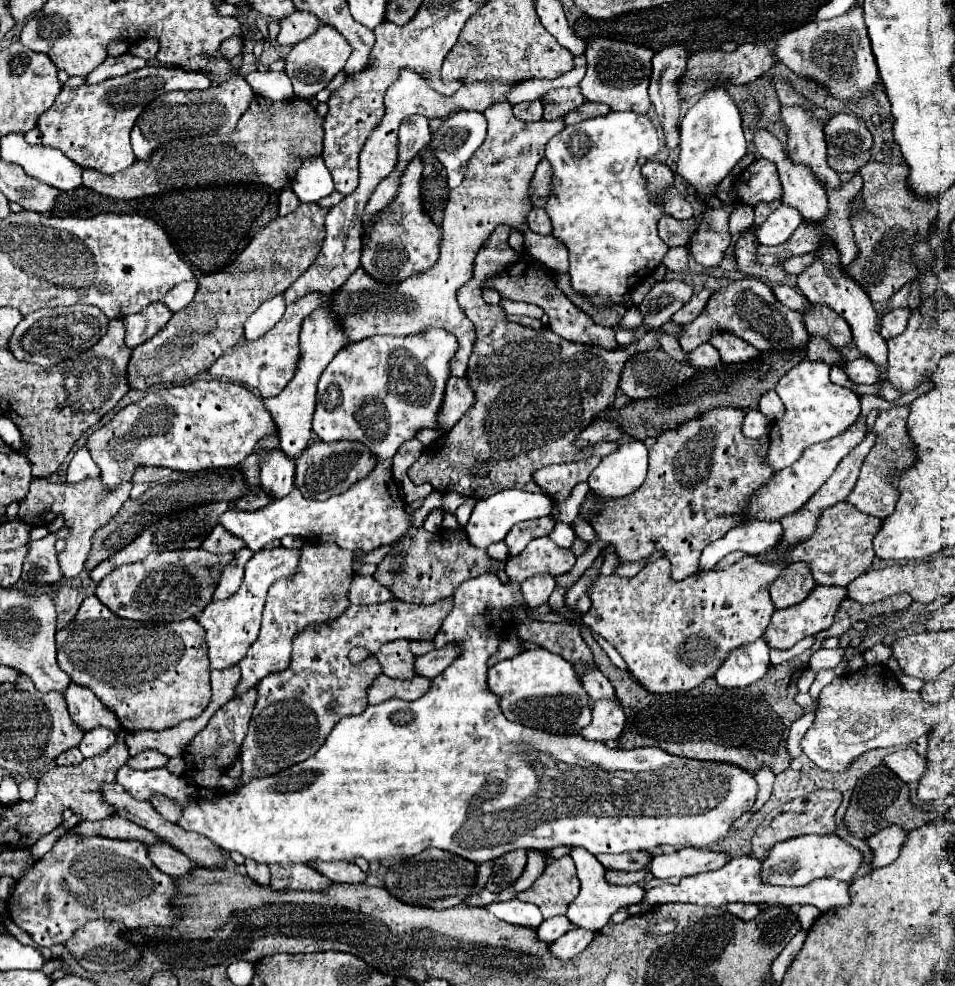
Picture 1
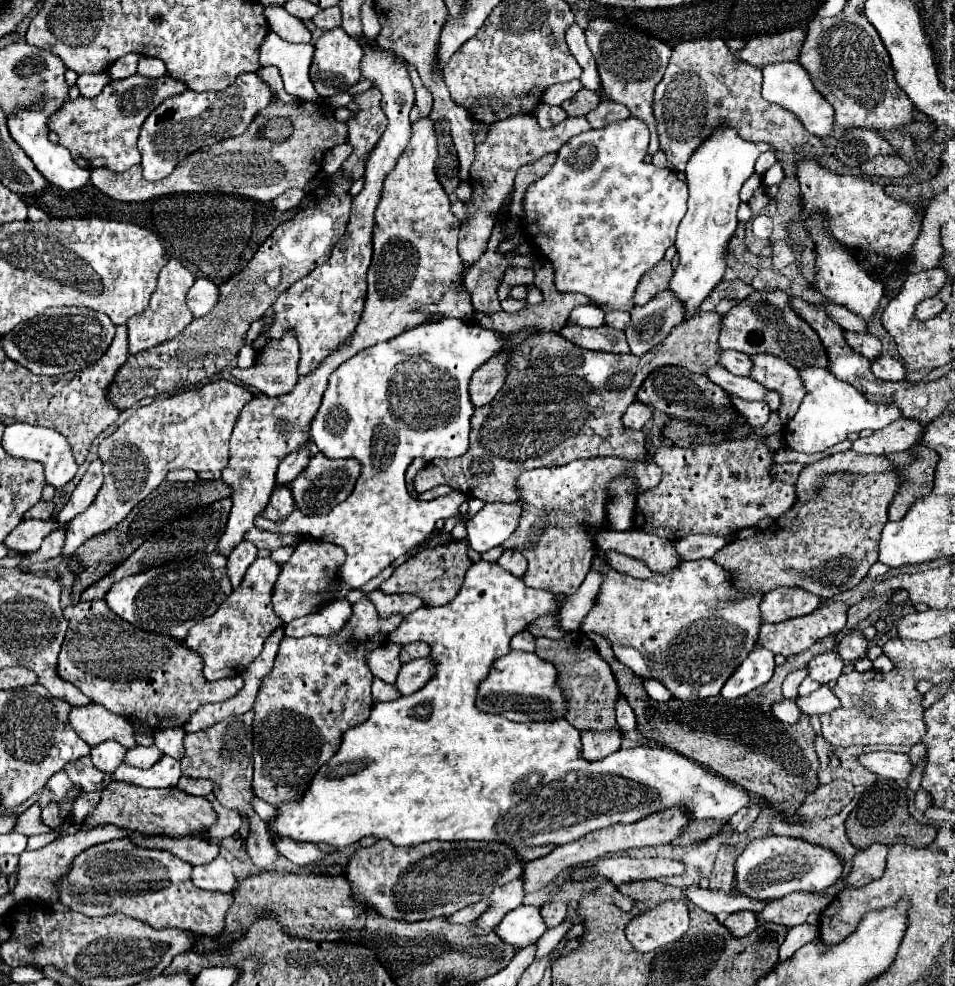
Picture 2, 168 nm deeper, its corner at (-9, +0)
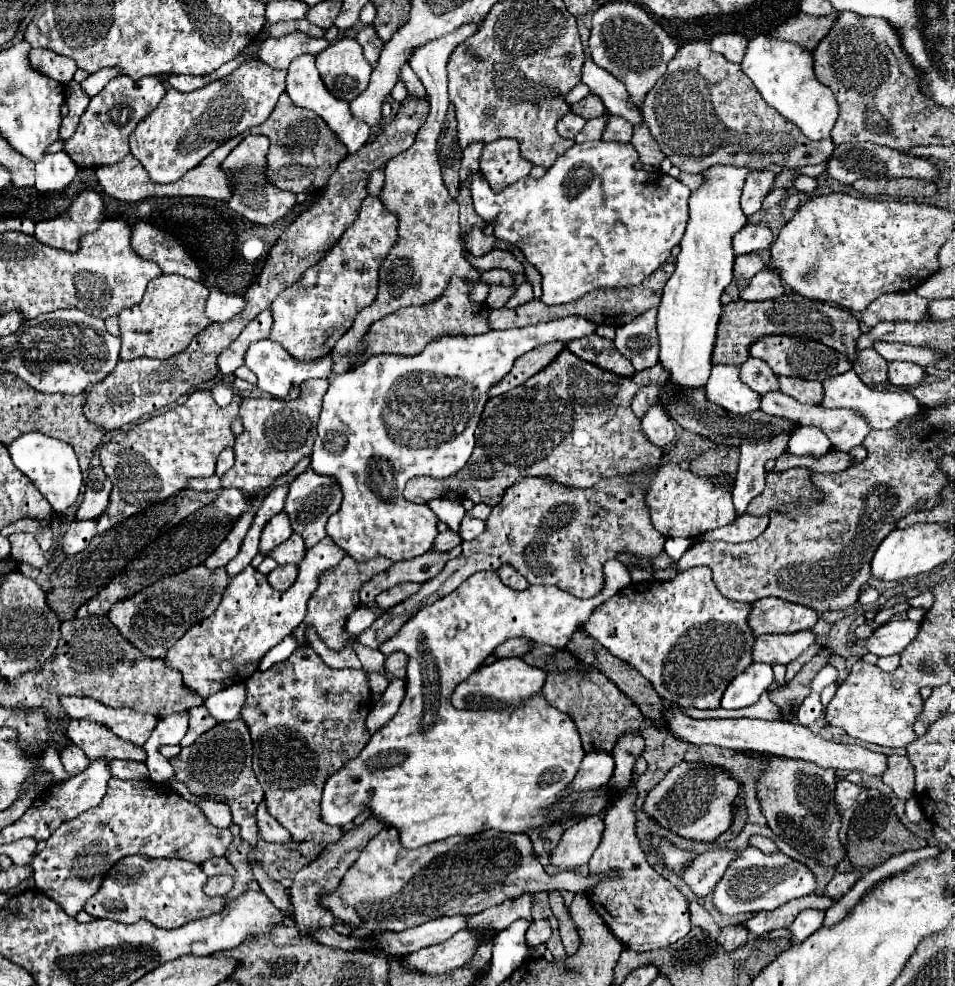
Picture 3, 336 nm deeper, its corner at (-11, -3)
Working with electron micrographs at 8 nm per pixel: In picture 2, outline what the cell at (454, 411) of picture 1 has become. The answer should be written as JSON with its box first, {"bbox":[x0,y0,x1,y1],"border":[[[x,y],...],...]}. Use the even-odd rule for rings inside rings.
{"bbox":[470,355,510,407],"border":[[[498,355],[488,363],[484,363],[480,369],[476,369],[470,383],[470,399],[474,407],[482,407],[484,403],[490,403],[496,397],[496,393],[502,389],[506,381],[508,361],[510,361],[508,355],[506,357]]]}

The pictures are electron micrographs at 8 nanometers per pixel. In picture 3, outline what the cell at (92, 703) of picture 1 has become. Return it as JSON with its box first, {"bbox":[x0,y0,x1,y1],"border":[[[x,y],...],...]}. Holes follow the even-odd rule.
{"bbox":[66,720,146,760],"border":[[[70,720],[66,734],[70,740],[84,750],[84,754],[94,758],[122,758],[122,760],[146,760],[144,748],[132,746],[130,742],[118,738],[108,726],[92,720]]]}

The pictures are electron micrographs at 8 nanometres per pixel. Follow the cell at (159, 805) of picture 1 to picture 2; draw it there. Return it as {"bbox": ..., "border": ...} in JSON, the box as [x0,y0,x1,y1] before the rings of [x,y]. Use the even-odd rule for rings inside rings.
{"bbox":[82,781,218,839],"border":[[[110,781],[108,787],[102,791],[100,803],[94,807],[92,813],[86,815],[82,829],[96,827],[96,825],[116,825],[120,829],[138,831],[146,837],[200,837],[208,839],[208,829],[216,823],[218,815],[212,809],[210,801],[204,797],[194,797],[178,787],[170,789],[144,789],[132,787],[132,783],[116,783]]]}

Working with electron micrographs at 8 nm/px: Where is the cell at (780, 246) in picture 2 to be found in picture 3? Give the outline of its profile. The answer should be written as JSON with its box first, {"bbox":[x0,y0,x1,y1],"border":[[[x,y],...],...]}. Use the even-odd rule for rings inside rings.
{"bbox":[740,268,784,300],"border":[[[764,268],[762,272],[758,272],[752,280],[750,286],[740,294],[742,300],[770,300],[770,298],[778,298],[784,292],[782,288],[782,278],[774,272],[770,272],[768,268]]]}

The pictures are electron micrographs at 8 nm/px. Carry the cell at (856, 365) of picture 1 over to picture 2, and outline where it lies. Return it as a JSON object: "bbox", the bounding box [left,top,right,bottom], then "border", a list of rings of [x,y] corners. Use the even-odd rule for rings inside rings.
{"bbox":[872,355,906,381],"border":[[[882,355],[880,359],[876,359],[872,363],[872,373],[882,381],[904,381],[906,379],[904,365],[896,357],[884,357]]]}

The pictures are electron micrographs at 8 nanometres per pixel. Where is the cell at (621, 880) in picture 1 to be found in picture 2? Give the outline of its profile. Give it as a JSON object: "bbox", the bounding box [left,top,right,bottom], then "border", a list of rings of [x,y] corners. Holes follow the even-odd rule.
{"bbox":[540,901,566,927],"border":[[[552,901],[552,903],[544,903],[540,907],[540,913],[544,915],[544,923],[548,923],[548,927],[560,925],[564,915],[566,915],[566,903],[562,901]]]}

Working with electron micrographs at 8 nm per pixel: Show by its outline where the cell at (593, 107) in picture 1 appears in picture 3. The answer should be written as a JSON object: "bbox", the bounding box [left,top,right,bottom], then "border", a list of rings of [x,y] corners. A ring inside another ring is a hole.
{"bbox":[602,114,632,142],"border":[[[606,114],[606,128],[602,134],[602,140],[608,142],[630,142],[632,138],[632,124],[622,118],[622,116],[614,116],[614,114]]]}

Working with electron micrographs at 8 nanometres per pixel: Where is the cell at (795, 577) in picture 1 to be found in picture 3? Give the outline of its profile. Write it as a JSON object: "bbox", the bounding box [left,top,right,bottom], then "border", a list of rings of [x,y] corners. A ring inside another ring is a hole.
{"bbox":[748,598,818,636],"border":[[[762,598],[752,604],[748,624],[756,636],[760,634],[790,634],[812,628],[818,622],[818,612],[802,604],[780,598]]]}

